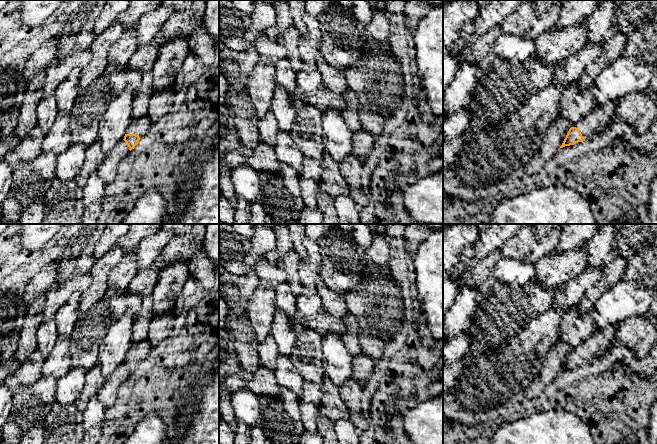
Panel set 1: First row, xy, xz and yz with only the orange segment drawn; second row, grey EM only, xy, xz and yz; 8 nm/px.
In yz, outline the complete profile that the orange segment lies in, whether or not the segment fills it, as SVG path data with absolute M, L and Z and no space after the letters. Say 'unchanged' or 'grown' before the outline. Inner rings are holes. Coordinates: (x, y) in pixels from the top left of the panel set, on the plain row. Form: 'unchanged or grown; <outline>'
grown; M607 326L603 330L595 332L569 353L560 372L595 361L597 356L604 353L609 346L615 331L615 326Z

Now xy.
grown; M148 339L135 342L131 345L123 363L128 369L130 375L135 372L140 362L148 356L151 349L152 346Z

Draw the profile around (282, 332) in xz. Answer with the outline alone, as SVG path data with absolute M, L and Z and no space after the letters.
M278 308L273 316L271 335L278 346L279 353L290 356L297 333L293 330L289 317Z

